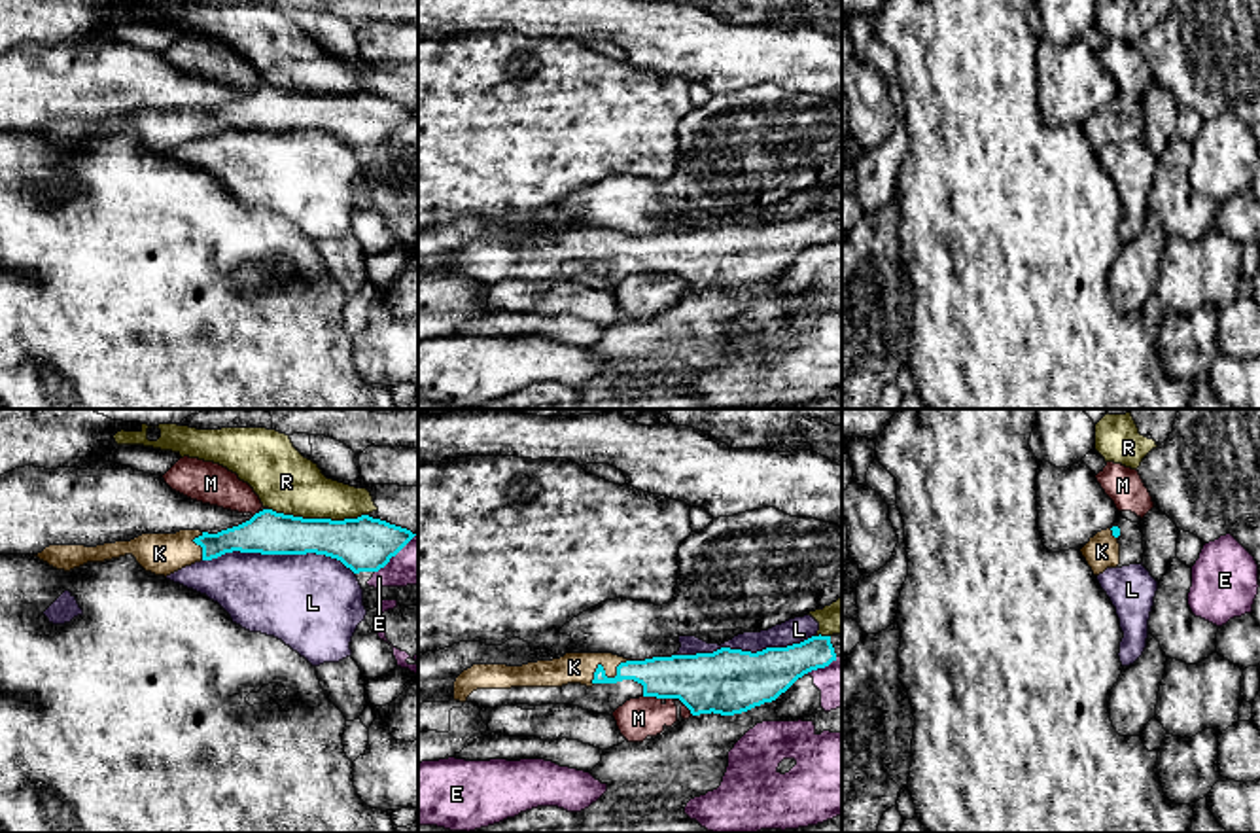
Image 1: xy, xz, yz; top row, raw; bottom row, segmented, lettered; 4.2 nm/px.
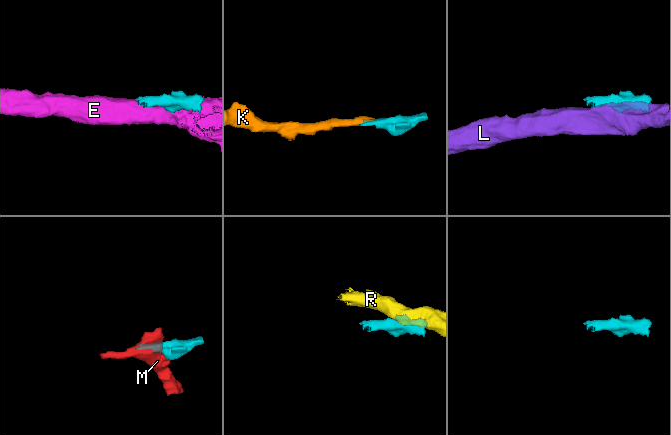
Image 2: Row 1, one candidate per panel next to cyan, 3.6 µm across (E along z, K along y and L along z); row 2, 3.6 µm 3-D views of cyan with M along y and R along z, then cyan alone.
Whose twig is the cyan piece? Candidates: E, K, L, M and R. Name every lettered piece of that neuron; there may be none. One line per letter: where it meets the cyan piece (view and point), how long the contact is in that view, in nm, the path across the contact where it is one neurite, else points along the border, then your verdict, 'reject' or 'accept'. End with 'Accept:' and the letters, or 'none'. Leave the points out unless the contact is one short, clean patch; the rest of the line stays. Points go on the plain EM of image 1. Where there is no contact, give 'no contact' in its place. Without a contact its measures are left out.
E: contact xy (394, 131); length 240 nm; reject
K: contact xz (604, 250); length 190 nm; way xz (661, 252), (651, 248), (604, 250), (600, 241), (574, 243); accept
L: contact xy (279, 129); length 650 nm; reject
M: contact xz (653, 271); length 80 nm; reject
R: contact xy (318, 95); length 420 nm; reject
Accept: K

